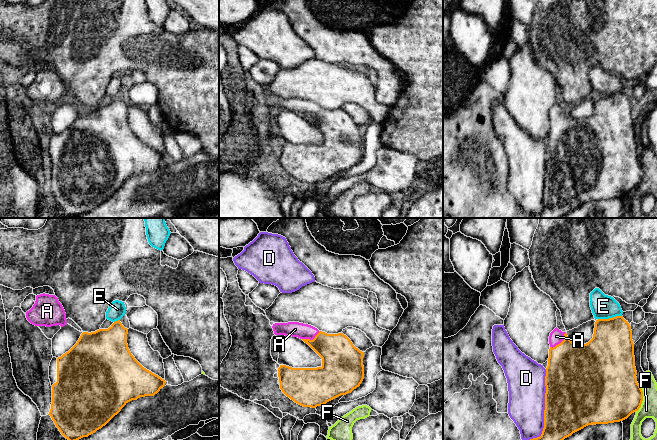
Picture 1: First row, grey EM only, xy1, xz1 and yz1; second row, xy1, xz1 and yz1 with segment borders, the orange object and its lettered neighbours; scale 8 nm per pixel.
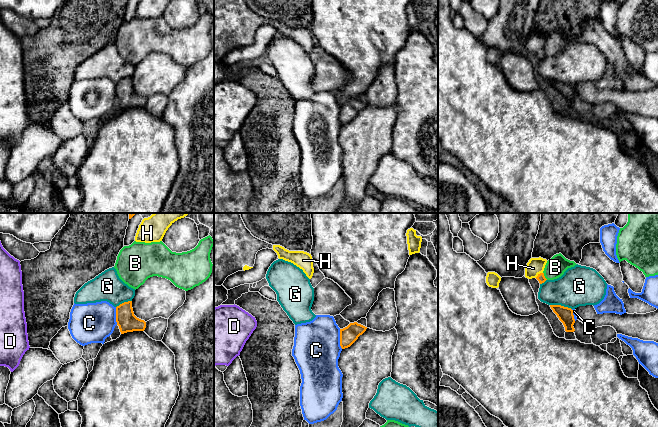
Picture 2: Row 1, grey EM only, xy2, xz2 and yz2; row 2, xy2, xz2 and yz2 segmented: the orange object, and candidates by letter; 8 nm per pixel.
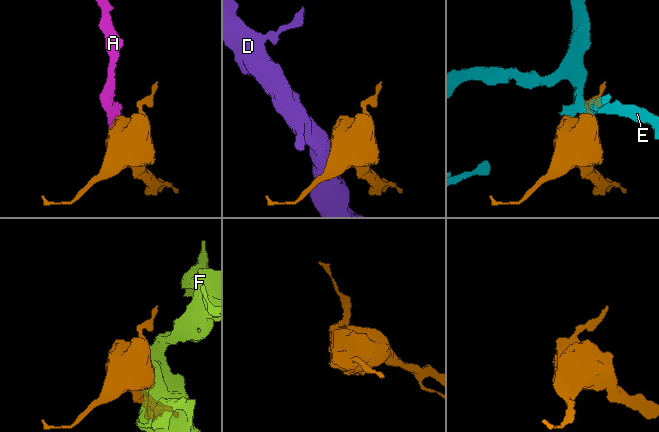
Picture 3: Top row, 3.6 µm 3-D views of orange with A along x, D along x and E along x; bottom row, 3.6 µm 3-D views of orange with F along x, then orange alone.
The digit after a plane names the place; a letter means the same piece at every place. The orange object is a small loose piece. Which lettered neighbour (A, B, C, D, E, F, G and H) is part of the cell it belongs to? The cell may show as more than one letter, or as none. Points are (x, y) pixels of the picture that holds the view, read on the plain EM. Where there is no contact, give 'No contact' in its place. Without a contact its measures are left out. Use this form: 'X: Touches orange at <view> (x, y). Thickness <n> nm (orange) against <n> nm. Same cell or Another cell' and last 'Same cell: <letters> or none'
A: Touches orange at yz1 (561, 118). Thickness 440 nm (orange) against 110 nm. Same cell
B: Touches orange at yz2 (544, 52). Thickness 70 nm (orange) against 160 nm. Another cell
C: Touches orange at xz2 (340, 115). Thickness 140 nm (orange) against 380 nm. Another cell
D: Touches orange at yz1 (544, 187). Thickness 460 nm (orange) against 300 nm. Another cell
E: Touches orange at yz1 (609, 94). Thickness 360 nm (orange) against 190 nm. Another cell
F: Touches orange at yz1 (642, 175). Thickness 440 nm (orange) against 140 nm. Another cell
G: Touches orange at yz2 (560, 81). Thickness 120 nm (orange) against 320 nm. Another cell
H: Touches orange at yz2 (538, 50). Thickness 70 nm (orange) against 140 nm. Another cell
Same cell: A

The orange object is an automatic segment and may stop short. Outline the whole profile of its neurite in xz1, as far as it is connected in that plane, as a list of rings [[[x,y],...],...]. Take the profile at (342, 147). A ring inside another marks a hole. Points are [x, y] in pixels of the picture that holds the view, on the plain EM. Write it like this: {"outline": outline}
{"outline": [[[299,98],[275,99],[275,111],[298,113],[307,119],[321,134],[322,142],[317,144],[292,144],[280,141],[278,153],[282,168],[303,183],[316,184],[341,172],[351,169],[364,155],[364,128],[356,124],[343,109],[327,110],[317,104]]]}

